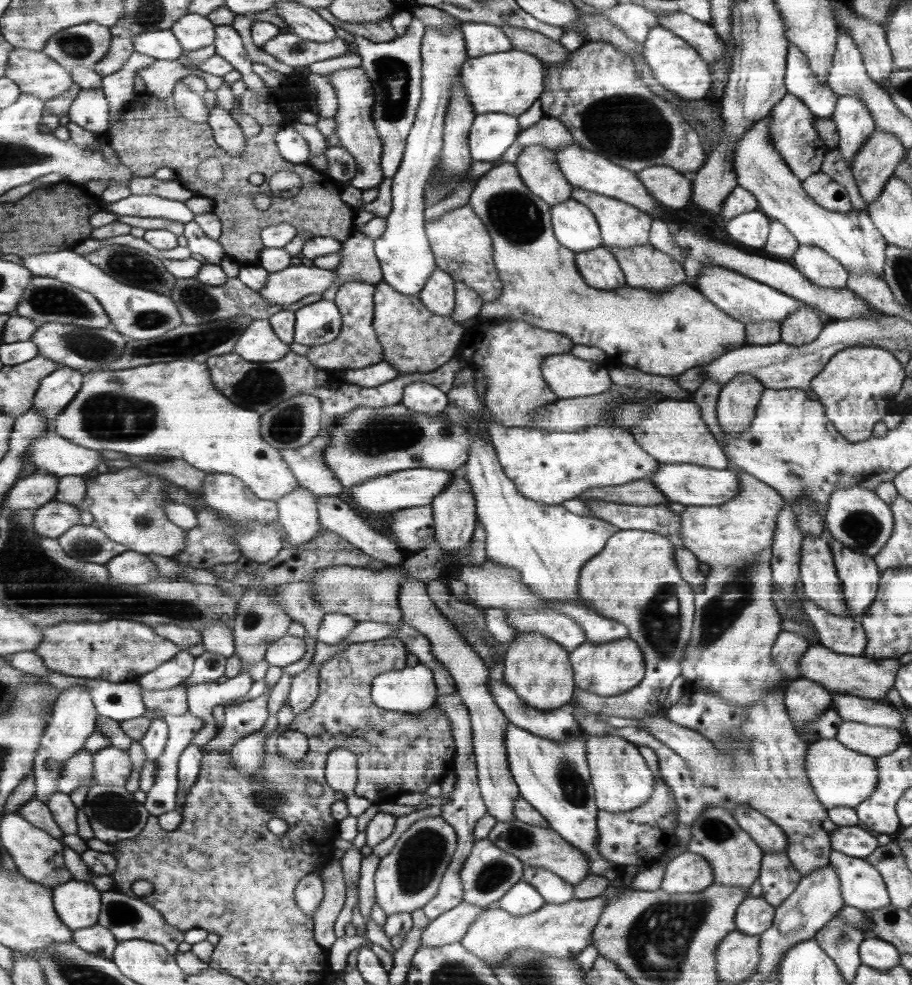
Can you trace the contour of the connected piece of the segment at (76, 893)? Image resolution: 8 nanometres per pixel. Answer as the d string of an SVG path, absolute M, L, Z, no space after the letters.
M72 880L55 890L55 900L62 920L76 932L99 924L104 901L94 884Z

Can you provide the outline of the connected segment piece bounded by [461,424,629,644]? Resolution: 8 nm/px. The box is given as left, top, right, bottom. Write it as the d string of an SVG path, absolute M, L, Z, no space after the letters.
M471 424L468 429L473 444L469 460L461 471L472 484L476 497L478 522L486 532L487 560L516 568L521 573L521 580L545 600L550 609L572 616L584 627L587 641L604 644L628 637L629 629L621 621L607 619L575 603L580 591L581 568L605 549L608 540L620 530L617 525L594 516L580 516L563 505L547 505L524 496L518 492L513 480L505 475L493 445L486 443Z

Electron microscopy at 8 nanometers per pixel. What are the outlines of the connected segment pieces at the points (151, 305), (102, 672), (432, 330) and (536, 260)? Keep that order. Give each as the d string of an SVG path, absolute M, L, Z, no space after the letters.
M64 249L42 254L42 256L28 256L23 261L23 265L35 276L62 280L63 283L82 288L96 296L113 319L113 327L122 332L126 338L136 341L161 339L162 336L169 335L170 332L176 330L178 326L185 325L182 312L170 295L161 294L142 286L121 284L100 266L88 260L86 255L82 255L76 250Z
M114 619L104 622L68 622L45 627L44 643L34 651L52 671L124 682L137 681L140 674L160 668L183 650L183 646L160 636L148 622Z
M381 281L373 295L374 322L372 327L382 345L383 361L400 369L401 374L424 374L440 368L459 352L465 329L450 316L440 316L426 309L417 295L398 292L392 285Z
M500 163L498 166L492 167L491 170L481 176L476 182L474 189L469 198L469 204L472 205L473 211L477 213L481 220L485 223L485 227L489 229L489 235L493 239L493 258L494 265L497 268L498 276L504 288L502 288L502 295L492 303L483 303L479 315L485 320L489 318L498 318L504 316L511 316L515 320L526 322L526 324L533 325L536 328L542 328L546 331L558 332L564 336L568 336L570 341L574 345L582 344L602 349L607 357L614 357L614 354L620 354L620 352L630 352L630 366L635 369L641 370L648 374L657 374L660 376L678 376L683 372L686 372L688 368L694 368L694 366L703 366L710 364L713 360L720 358L727 352L734 349L741 348L748 344L745 328L746 325L739 321L737 318L730 316L722 309L718 309L718 306L714 305L714 302L706 298L705 294L696 290L688 283L682 284L680 287L670 288L668 292L650 292L650 290L644 290L642 288L632 288L626 284L625 287L616 288L616 290L602 290L593 288L588 284L580 274L580 270L577 268L576 256L577 253L565 245L562 245L557 239L556 234L553 232L552 225L552 206L541 197L536 196L529 187L525 184L525 181L521 179L520 173L517 171L517 165L515 163Z

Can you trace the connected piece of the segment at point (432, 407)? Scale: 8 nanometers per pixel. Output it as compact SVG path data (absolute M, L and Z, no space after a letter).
M413 382L405 388L401 404L415 412L426 415L439 414L448 406L447 394L438 390L437 385L427 382Z

